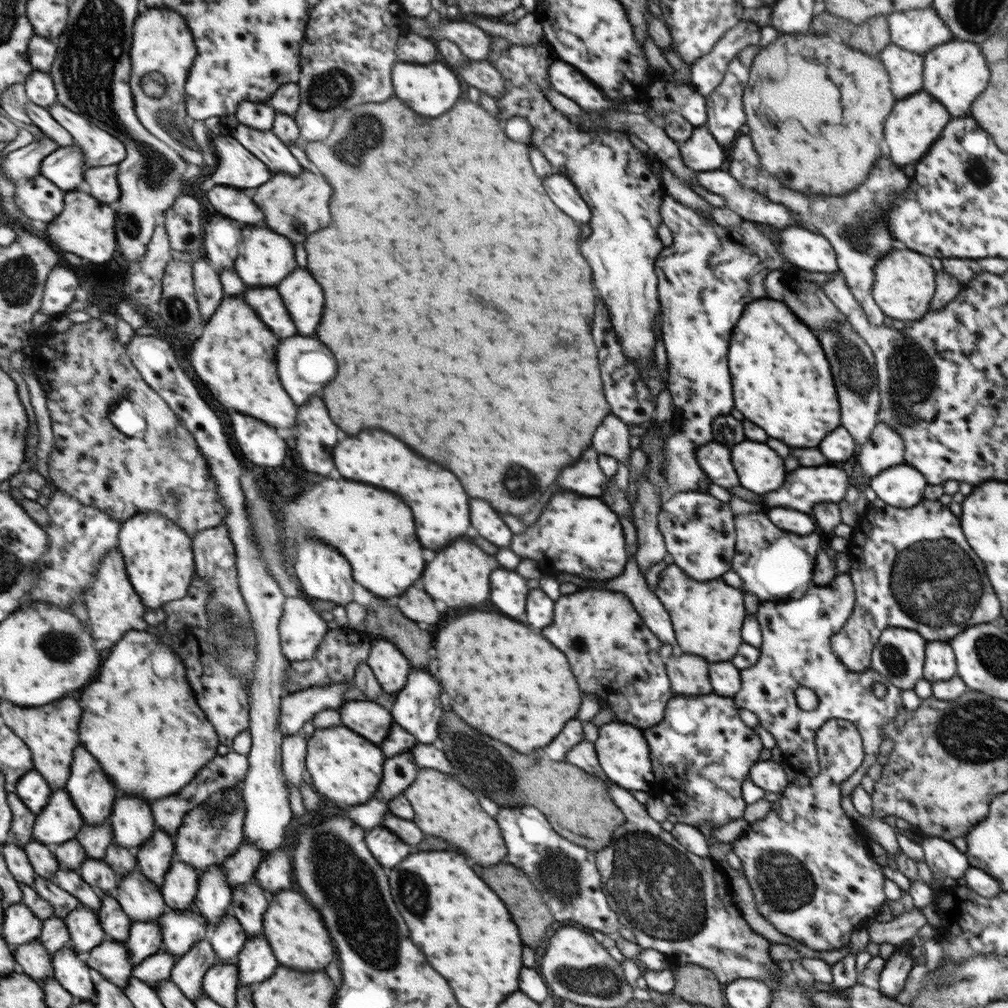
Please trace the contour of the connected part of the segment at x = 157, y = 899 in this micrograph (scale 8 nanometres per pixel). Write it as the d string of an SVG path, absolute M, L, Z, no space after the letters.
M140 868L123 877L117 899L134 922L156 922L172 910L163 888L156 886Z

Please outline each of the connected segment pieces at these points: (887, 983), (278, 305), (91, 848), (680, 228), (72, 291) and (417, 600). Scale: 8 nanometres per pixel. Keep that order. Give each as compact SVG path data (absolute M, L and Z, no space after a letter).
M908 944L896 949L890 958L885 961L885 967L879 976L879 991L885 996L894 999L905 987L908 975L918 962L914 958L916 951Z
M258 288L258 290L250 290L246 296L248 296L248 300L252 300L252 306L260 312L260 316L264 316L264 320L268 320L268 324L272 324L272 330L278 336L292 338L298 334L294 318L290 316L290 310L288 310L280 290Z
M111 821L92 826L86 824L77 839L84 844L88 854L92 859L106 859L109 848L115 843L116 831Z
M669 194L663 198L662 211L664 224L672 232L673 243L662 249L654 264L661 304L660 331L668 359L667 389L672 395L673 407L680 410L686 418L680 430L675 430L667 438L667 463L662 475L673 493L709 492L711 480L703 473L697 461L697 450L699 446L712 440L712 420L716 416L730 414L730 410L734 408L732 378L728 372L728 346L732 328L736 326L734 320L742 316L748 303L766 298L762 280L770 270L782 270L785 259L780 251L780 243L767 236L763 228L766 224L742 220L740 227L722 227L713 219L703 217L702 211L694 211L682 205Z
M59 265L50 274L41 312L52 317L65 313L76 300L76 292L81 288L80 282L82 280L76 272Z
M408 588L408 592L404 592L404 596L400 596L398 608L404 612L404 616L408 616L410 620L417 623L436 624L440 618L440 612L436 610L434 600L418 588Z

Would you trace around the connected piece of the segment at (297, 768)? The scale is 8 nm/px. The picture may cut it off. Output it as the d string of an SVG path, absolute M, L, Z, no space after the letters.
M303 733L287 736L283 746L285 774L290 782L300 788L309 776L309 738Z

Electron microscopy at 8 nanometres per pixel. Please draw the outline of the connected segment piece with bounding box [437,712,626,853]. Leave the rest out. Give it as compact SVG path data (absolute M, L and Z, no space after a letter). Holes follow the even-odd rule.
M448 712L448 720L444 720L444 728L440 728L440 739L437 743L440 750L448 756L448 760L452 760L450 764L454 766L456 780L460 780L460 784L468 784L472 792L478 790L500 806L520 804L522 807L536 806L542 812L548 810L548 820L552 820L552 824L560 828L562 836L591 852L598 853L607 847L614 838L612 832L626 823L624 813L616 806L604 780L576 768L574 764L568 764L567 761L552 762L548 756L544 756L542 750L532 754L520 754L506 744L502 744L500 748L500 744L492 738L486 746L486 736L460 720L460 716L456 716L454 712ZM442 732L446 736L442 736Z

